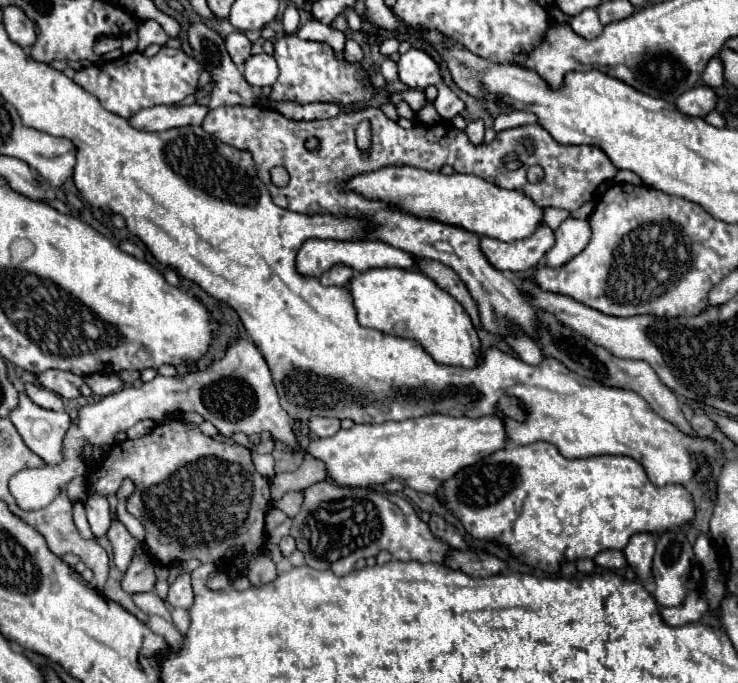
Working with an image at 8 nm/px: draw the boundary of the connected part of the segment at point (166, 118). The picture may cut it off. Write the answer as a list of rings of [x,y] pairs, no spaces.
[[[197,102],[179,108],[159,105],[139,110],[129,118],[129,124],[137,130],[161,132],[177,126],[191,126],[191,124],[197,126],[203,122],[205,116],[207,116],[207,106],[201,106]]]

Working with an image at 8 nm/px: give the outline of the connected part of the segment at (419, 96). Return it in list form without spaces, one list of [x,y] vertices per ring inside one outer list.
[[[408,88],[405,92],[391,94],[391,98],[389,98],[389,102],[393,102],[393,104],[397,104],[399,100],[405,100],[414,112],[418,112],[425,106],[427,98],[423,91]]]

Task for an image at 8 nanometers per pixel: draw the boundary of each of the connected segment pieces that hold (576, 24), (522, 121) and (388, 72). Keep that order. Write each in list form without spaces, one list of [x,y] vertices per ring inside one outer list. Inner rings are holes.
[[[589,8],[589,10],[583,10],[583,12],[577,14],[577,16],[573,16],[571,28],[573,28],[579,36],[583,36],[583,38],[587,38],[587,40],[597,38],[597,36],[603,32],[603,24],[599,22],[597,12],[591,10],[591,8]]]
[[[505,110],[495,118],[495,132],[507,130],[507,128],[517,128],[517,126],[525,126],[525,124],[535,124],[537,116],[533,116],[531,112],[519,112],[519,110]]]
[[[383,60],[383,64],[381,64],[381,74],[383,74],[383,78],[385,78],[387,84],[395,82],[395,80],[397,80],[397,64],[391,62],[391,60]]]

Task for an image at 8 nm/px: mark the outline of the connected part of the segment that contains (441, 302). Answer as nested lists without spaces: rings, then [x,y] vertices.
[[[371,268],[349,282],[357,322],[391,336],[417,340],[439,364],[471,368],[477,364],[481,342],[461,304],[441,290],[431,278],[415,270]]]

